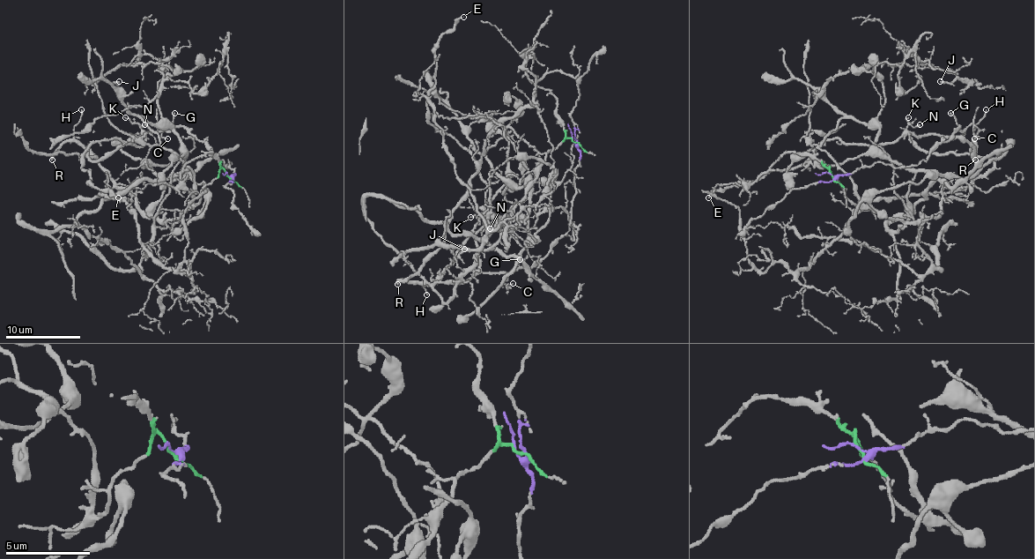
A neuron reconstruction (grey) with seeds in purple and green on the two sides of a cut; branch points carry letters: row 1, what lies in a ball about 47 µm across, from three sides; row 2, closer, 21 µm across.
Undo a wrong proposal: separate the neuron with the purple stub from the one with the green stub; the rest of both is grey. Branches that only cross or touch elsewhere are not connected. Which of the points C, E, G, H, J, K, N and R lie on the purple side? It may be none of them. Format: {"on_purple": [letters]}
{"on_purple": ["C", "E", "G", "H", "K", "N", "R"]}

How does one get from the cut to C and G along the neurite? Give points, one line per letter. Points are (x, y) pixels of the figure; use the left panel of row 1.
C: (227, 176), (235, 175), (229, 161), (225, 167), (181, 126), (167, 130), (162, 124), (167, 139)
G: (227, 176), (235, 175), (229, 167), (229, 161), (225, 167), (224, 161), (185, 128), (173, 124), (175, 113)

